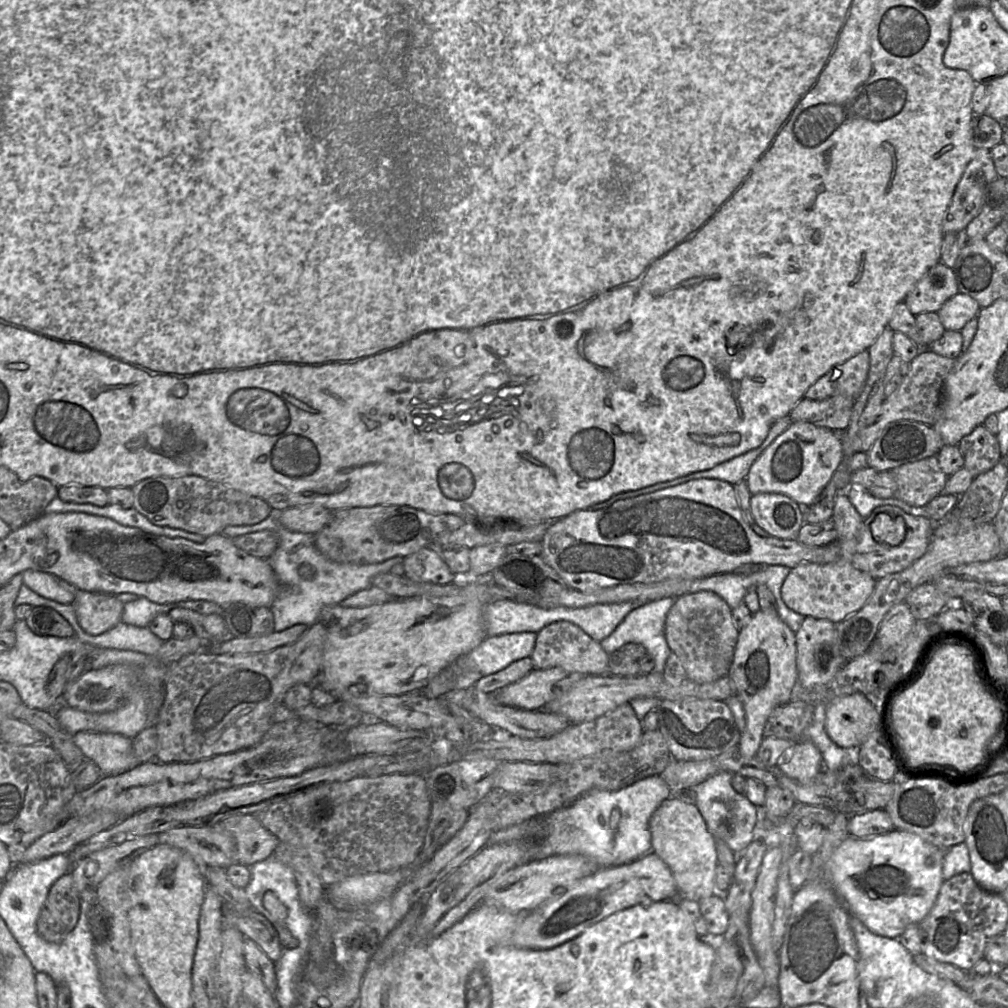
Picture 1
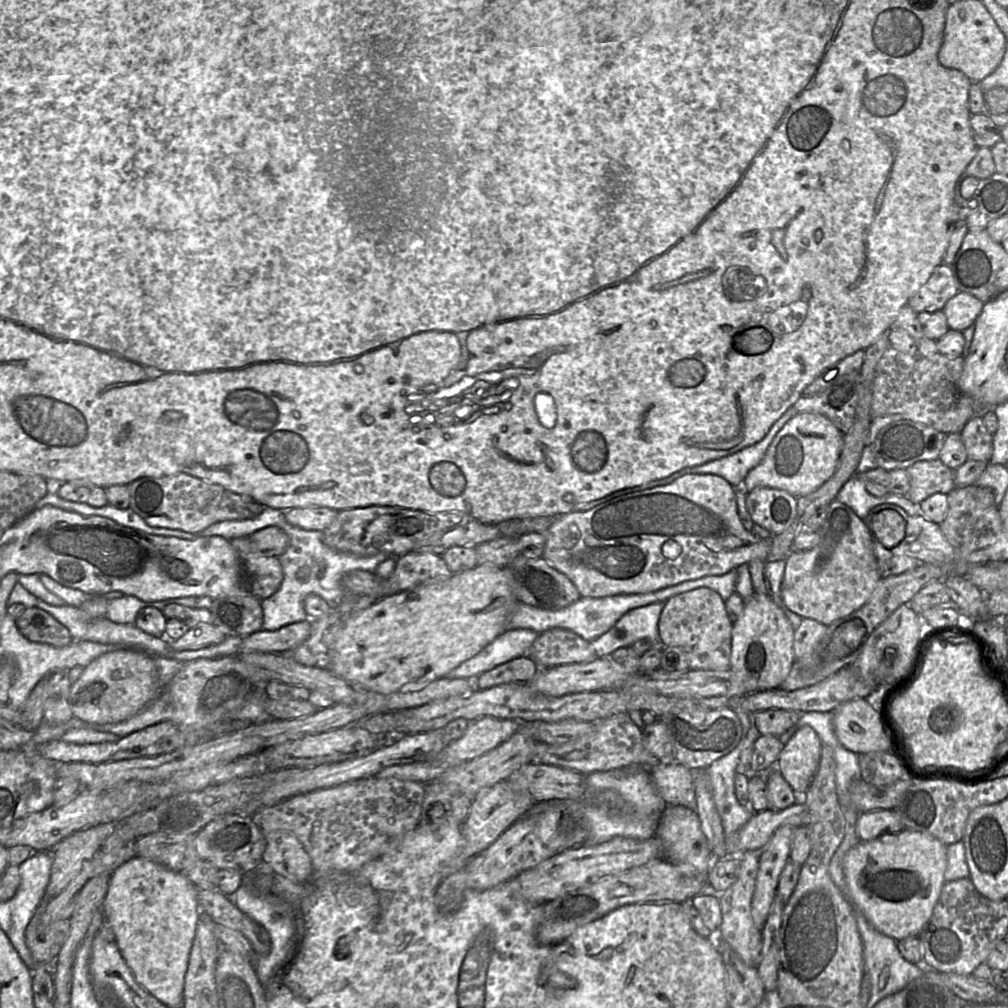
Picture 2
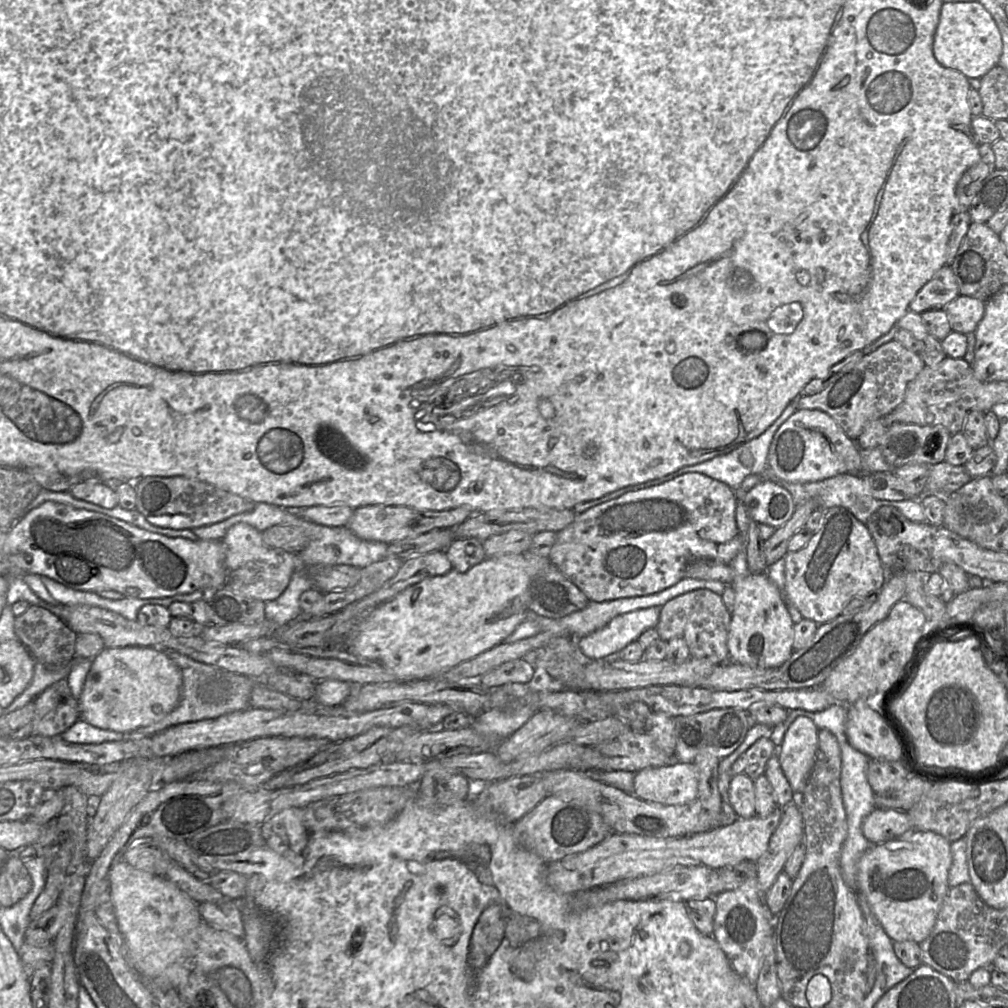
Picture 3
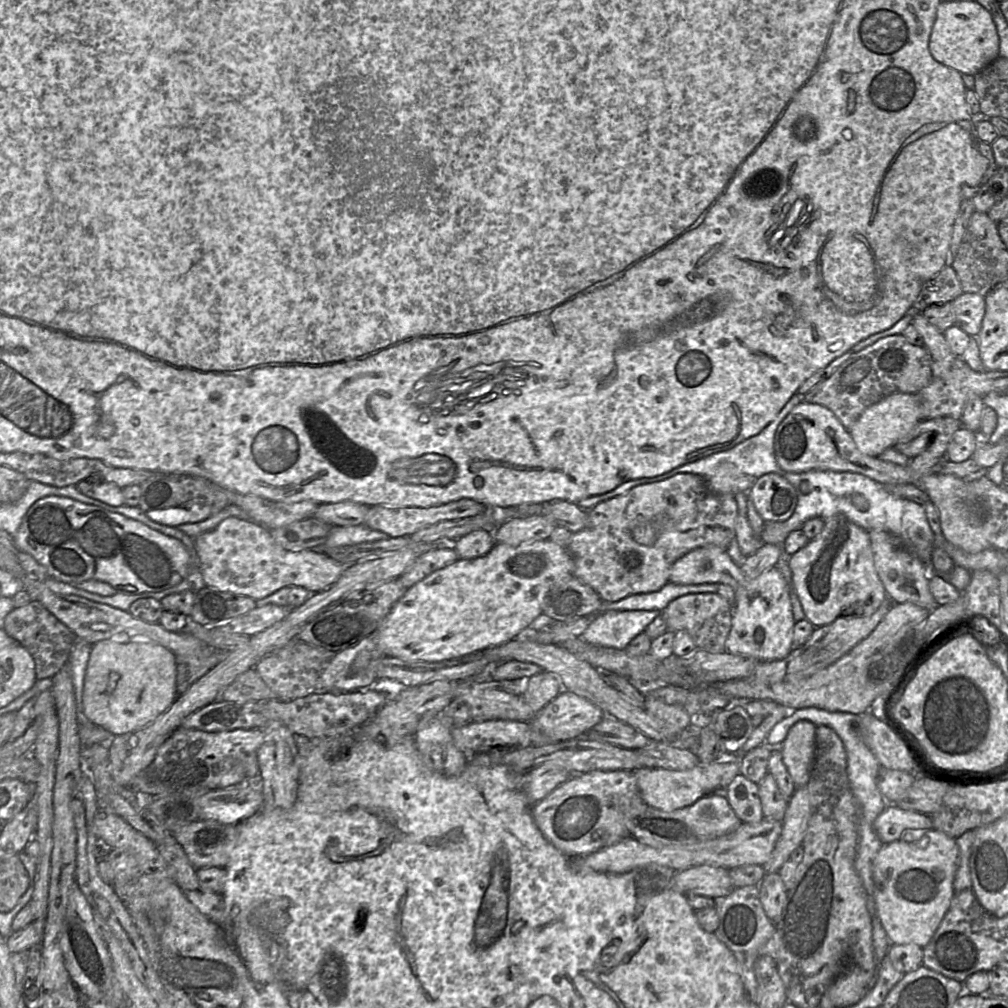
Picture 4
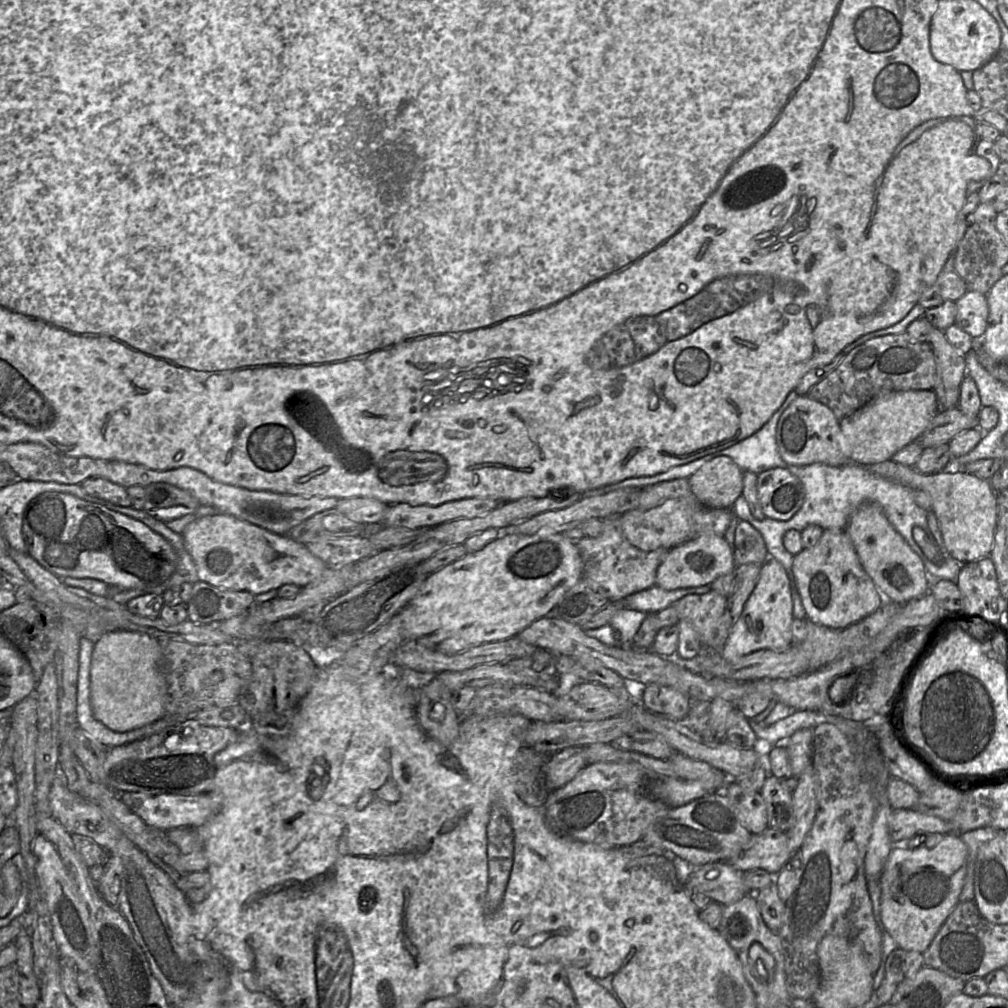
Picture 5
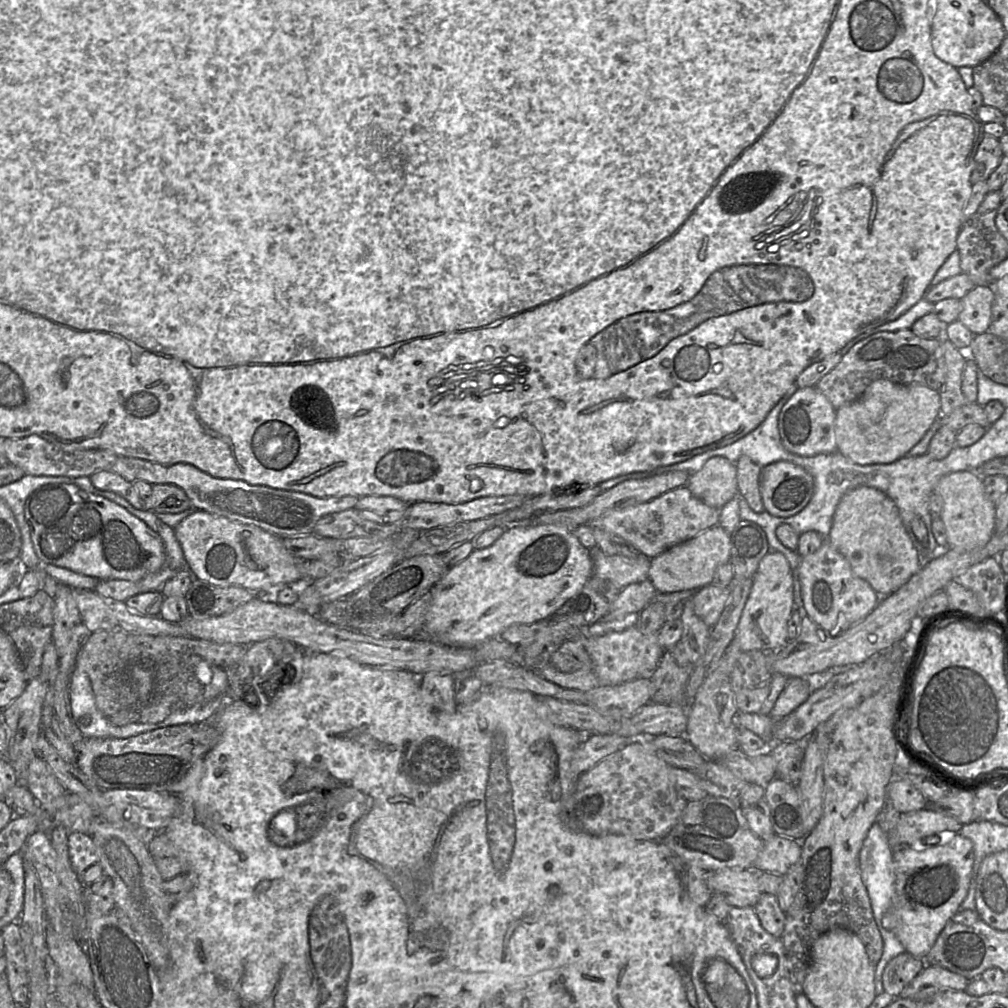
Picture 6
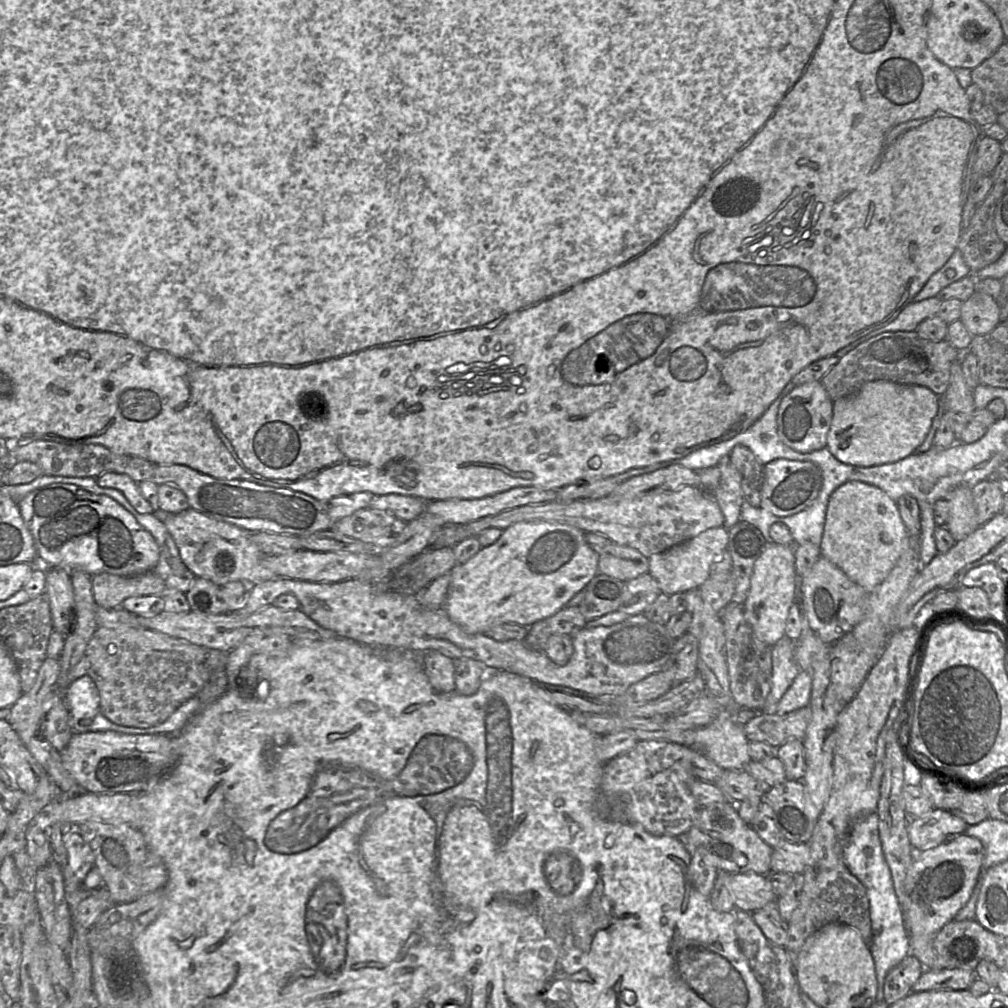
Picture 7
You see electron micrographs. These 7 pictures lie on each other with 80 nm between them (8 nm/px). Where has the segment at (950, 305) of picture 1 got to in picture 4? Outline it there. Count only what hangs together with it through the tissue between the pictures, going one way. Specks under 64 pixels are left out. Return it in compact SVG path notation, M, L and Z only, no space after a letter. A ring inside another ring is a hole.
M963 292L951 304L954 313L954 325L971 337L977 338L986 310L985 296Z

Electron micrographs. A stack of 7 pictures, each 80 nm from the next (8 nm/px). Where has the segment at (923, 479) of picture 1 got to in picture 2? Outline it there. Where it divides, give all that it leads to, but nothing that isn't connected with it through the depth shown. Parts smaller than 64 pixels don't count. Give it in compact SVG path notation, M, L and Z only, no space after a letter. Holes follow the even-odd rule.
M940 459L918 461L906 469L910 477L906 496L918 505L935 493L948 495L956 487L955 470Z

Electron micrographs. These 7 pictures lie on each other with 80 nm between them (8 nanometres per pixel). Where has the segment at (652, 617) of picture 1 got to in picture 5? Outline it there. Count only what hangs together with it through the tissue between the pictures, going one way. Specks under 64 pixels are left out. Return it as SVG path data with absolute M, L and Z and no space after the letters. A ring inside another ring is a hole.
M628 608L619 609L610 621L598 628L586 630L591 638L612 647L623 647L632 644L647 613Z

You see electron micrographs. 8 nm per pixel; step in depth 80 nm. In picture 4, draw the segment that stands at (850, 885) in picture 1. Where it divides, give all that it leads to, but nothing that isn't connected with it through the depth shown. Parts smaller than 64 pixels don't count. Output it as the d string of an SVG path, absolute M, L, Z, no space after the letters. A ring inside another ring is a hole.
M930 829L918 841L897 840L884 844L873 860L872 877L877 915L891 944L916 944L924 948L931 941L955 895L953 882L958 863L956 839L940 830Z

